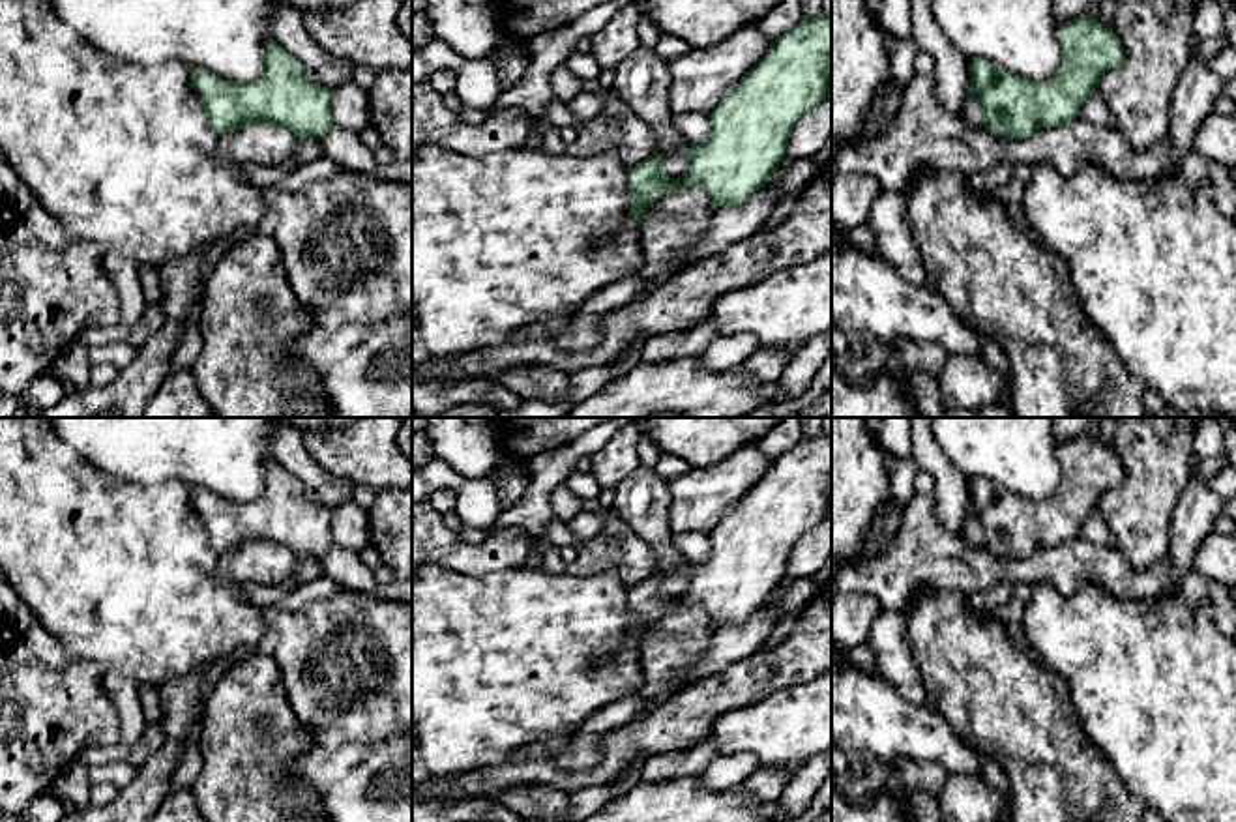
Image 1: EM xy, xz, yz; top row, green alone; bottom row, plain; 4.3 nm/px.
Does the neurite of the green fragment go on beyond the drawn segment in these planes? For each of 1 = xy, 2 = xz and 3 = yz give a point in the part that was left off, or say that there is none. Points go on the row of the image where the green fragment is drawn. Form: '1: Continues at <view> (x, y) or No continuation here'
1: No continuation here
2: No continuation here
3: No continuation here

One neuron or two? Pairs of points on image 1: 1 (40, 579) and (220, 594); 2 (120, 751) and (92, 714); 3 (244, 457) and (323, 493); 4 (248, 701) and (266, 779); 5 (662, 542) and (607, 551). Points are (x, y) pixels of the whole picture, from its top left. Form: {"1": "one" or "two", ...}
{"1": "one", "2": "two", "3": "two", "4": "one", "5": "two"}

